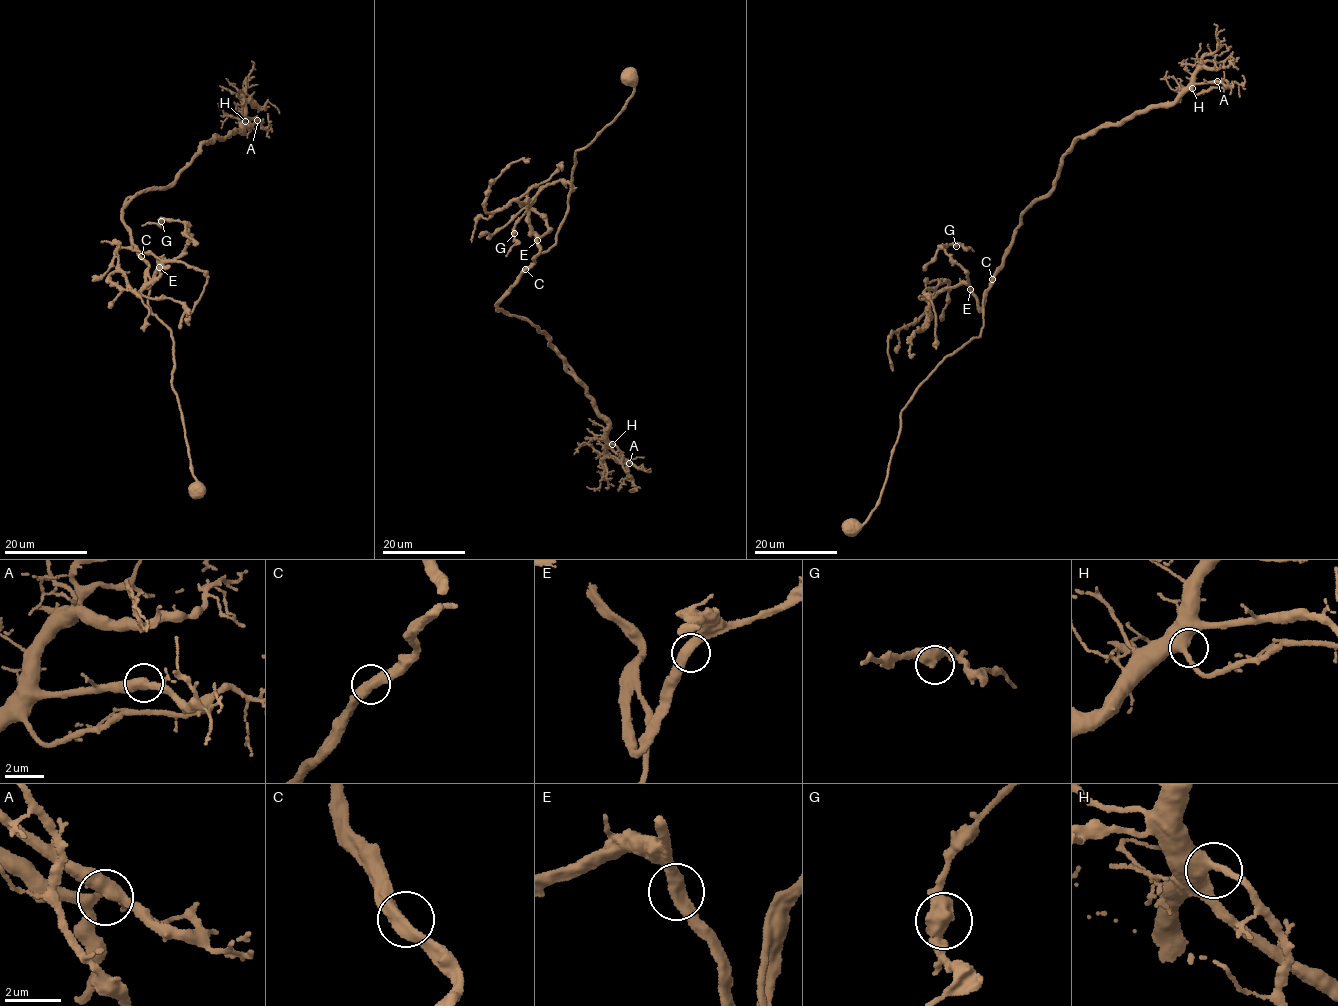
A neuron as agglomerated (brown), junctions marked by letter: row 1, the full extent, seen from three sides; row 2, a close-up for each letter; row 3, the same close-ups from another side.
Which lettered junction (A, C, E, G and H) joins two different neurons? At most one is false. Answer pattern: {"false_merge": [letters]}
{"false_merge": []}

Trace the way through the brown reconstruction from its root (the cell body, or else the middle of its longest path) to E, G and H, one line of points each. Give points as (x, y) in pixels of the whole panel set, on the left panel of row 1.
E: (195, 490), (198, 484), (172, 386), (171, 331), (148, 304), (146, 278), (147, 286), (159, 267)
G: (195, 490), (172, 386), (171, 331), (149, 309), (148, 277), (146, 283), (183, 252), (188, 228), (161, 221)
H: (195, 490), (171, 331), (149, 309), (149, 262), (123, 209), (245, 121)

